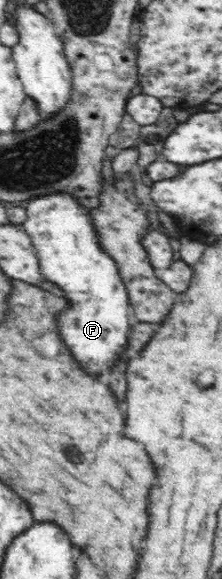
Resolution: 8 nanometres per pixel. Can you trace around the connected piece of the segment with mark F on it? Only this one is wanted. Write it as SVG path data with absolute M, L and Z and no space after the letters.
M65 192L42 197L32 197L25 210L27 217L21 227L26 230L31 237L34 249L36 250L36 256L38 256L38 262L40 263L39 270L46 280L56 283L56 285L58 285L65 293L63 297L67 301L67 306L57 313L57 330L60 331L60 337L62 337L62 341L70 347L74 359L82 365L82 369L88 371L90 375L100 377L100 375L104 375L104 371L110 371L110 369L114 367L114 363L116 363L116 359L118 359L118 353L120 353L126 345L129 345L129 333L131 328L130 323L128 323L128 311L130 311L129 295L126 286L120 277L118 266L116 266L116 262L114 262L114 260L112 260L112 258L110 258L110 256L108 256L108 254L100 247L97 231L89 216L89 209L80 205L78 201L73 198L72 194L66 194Z

